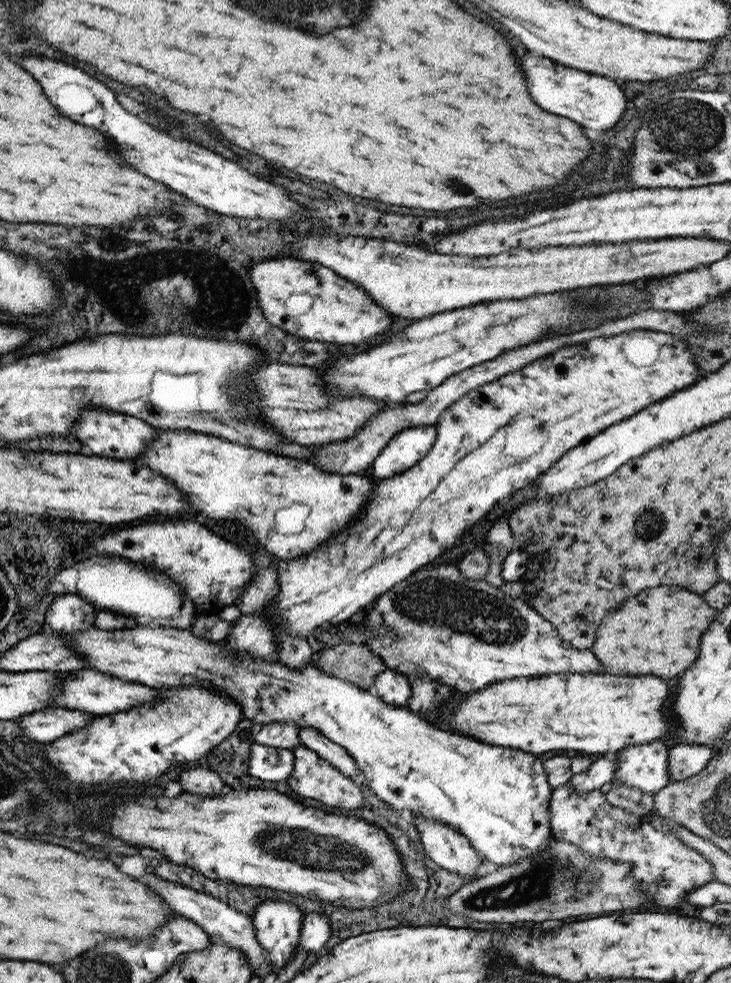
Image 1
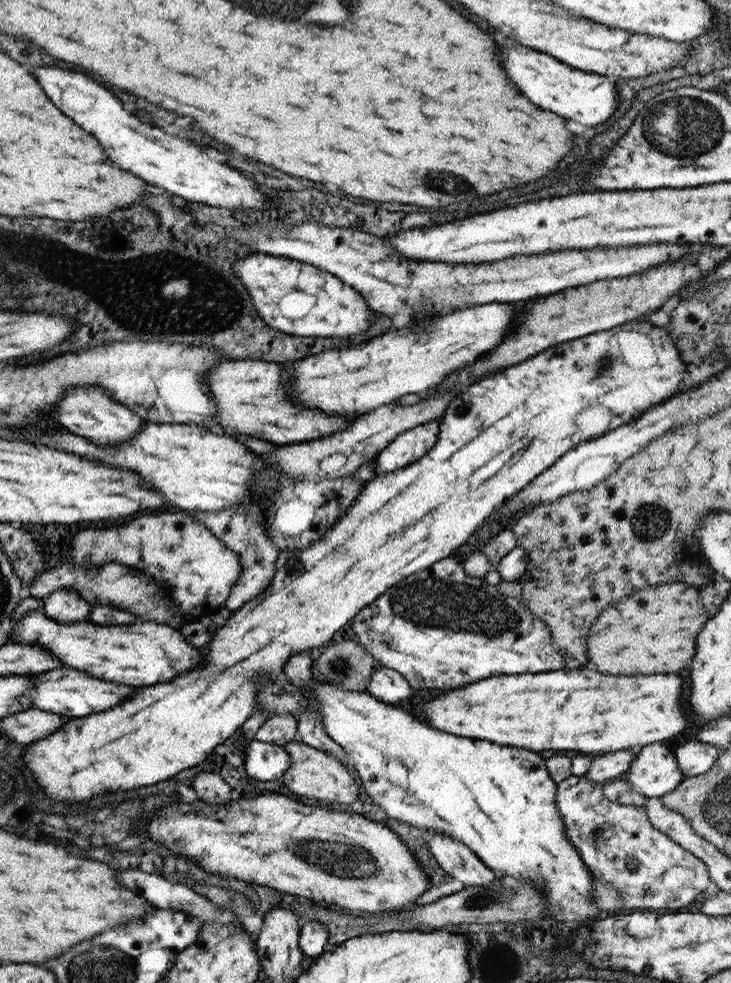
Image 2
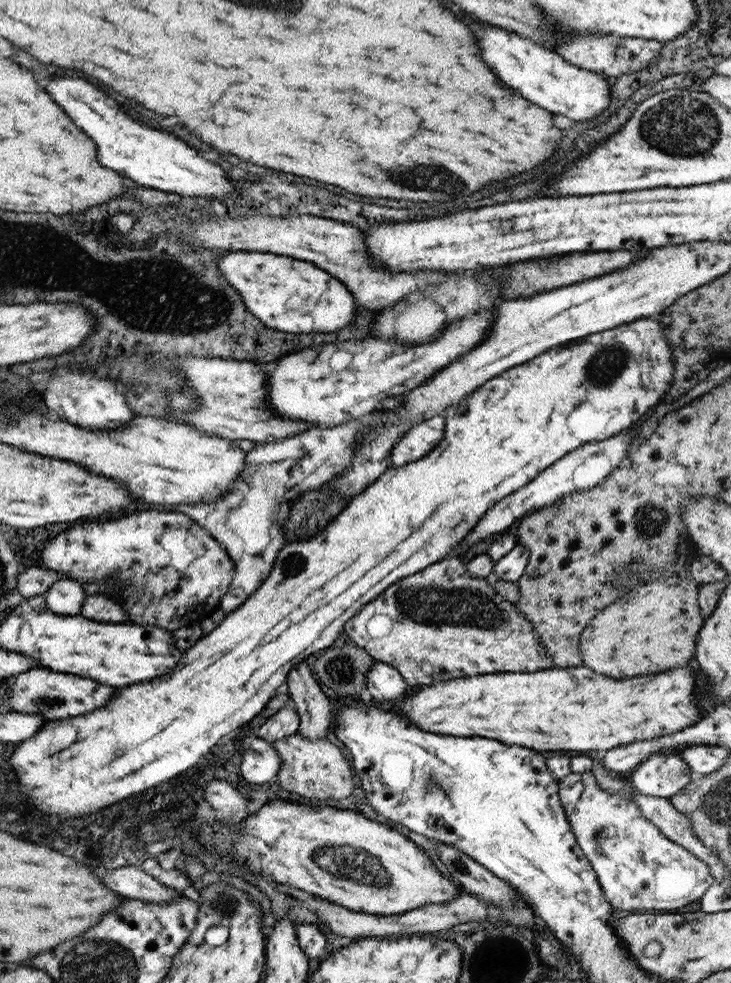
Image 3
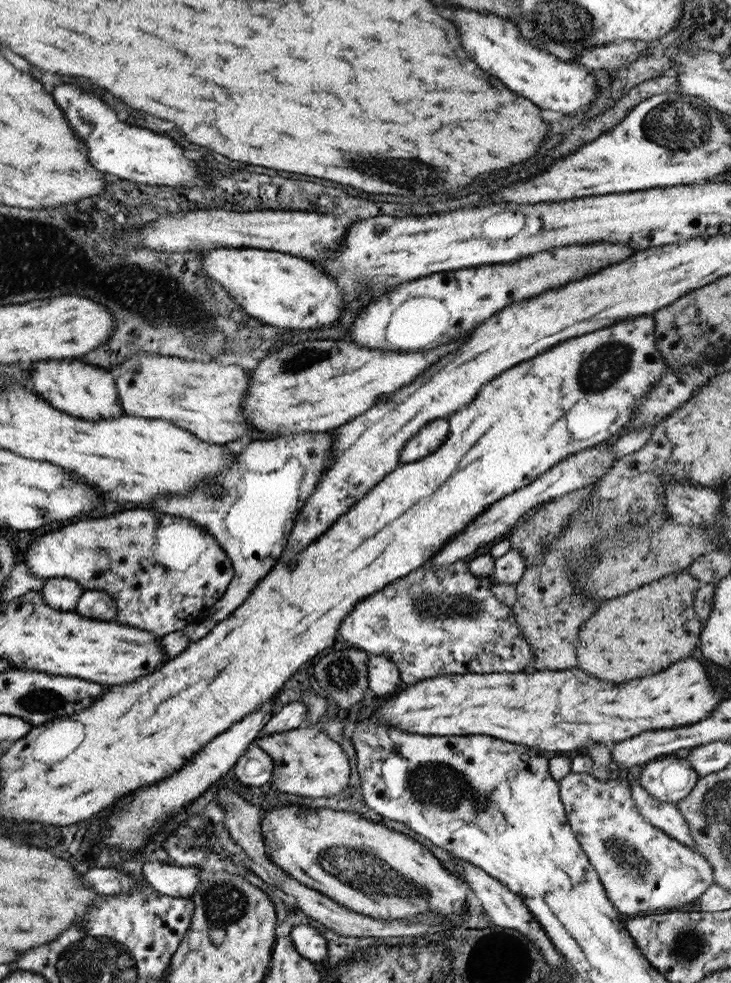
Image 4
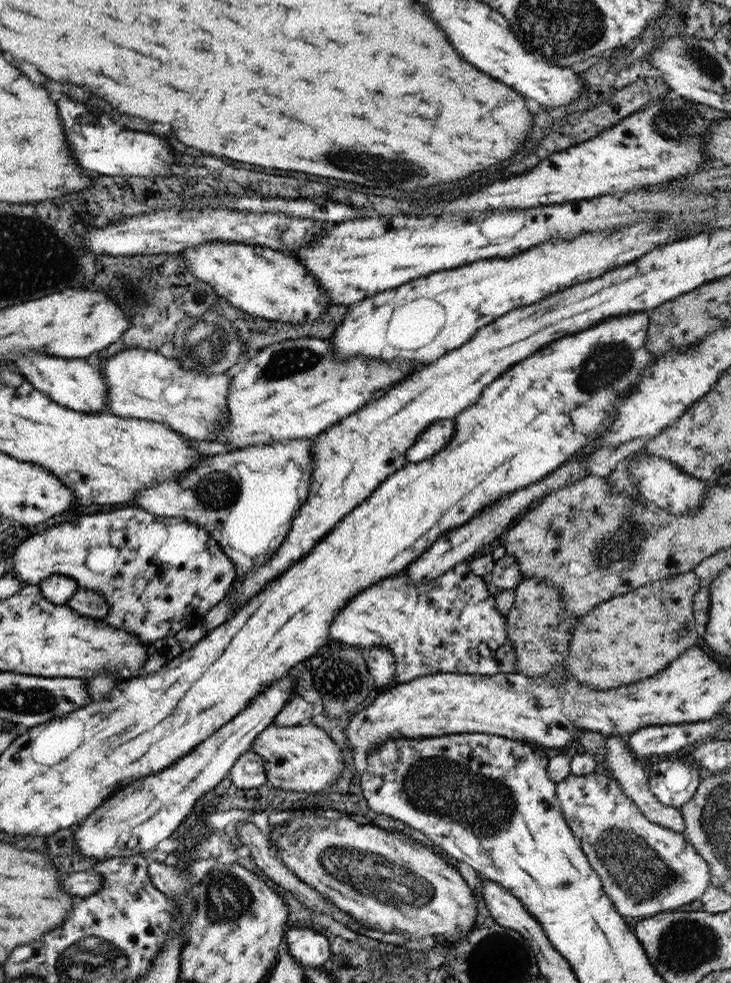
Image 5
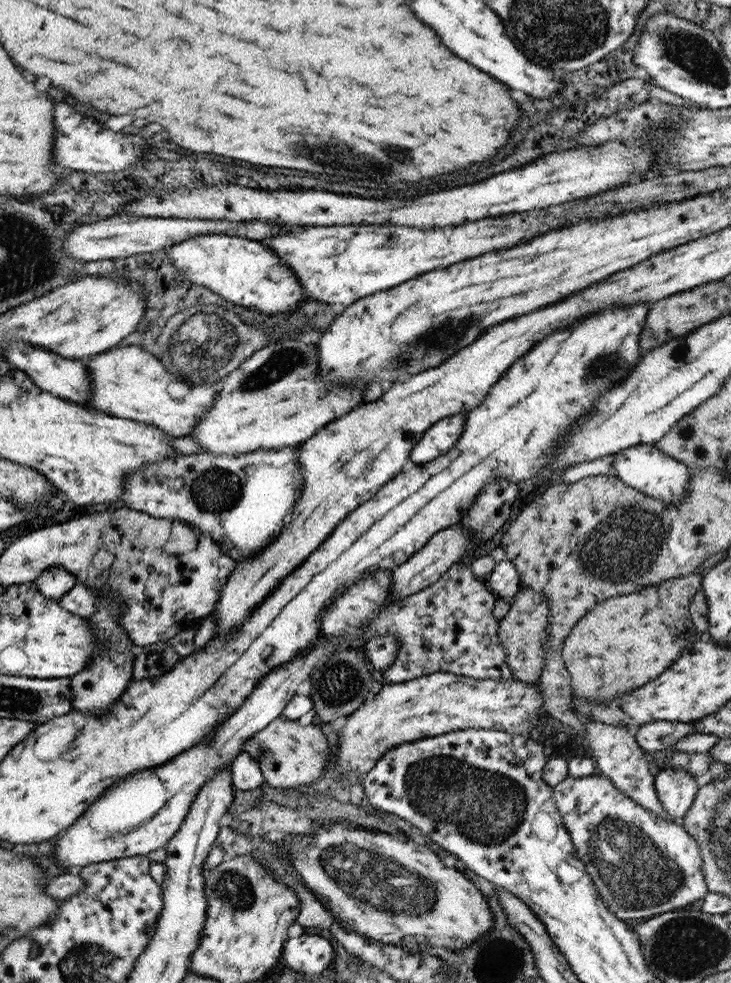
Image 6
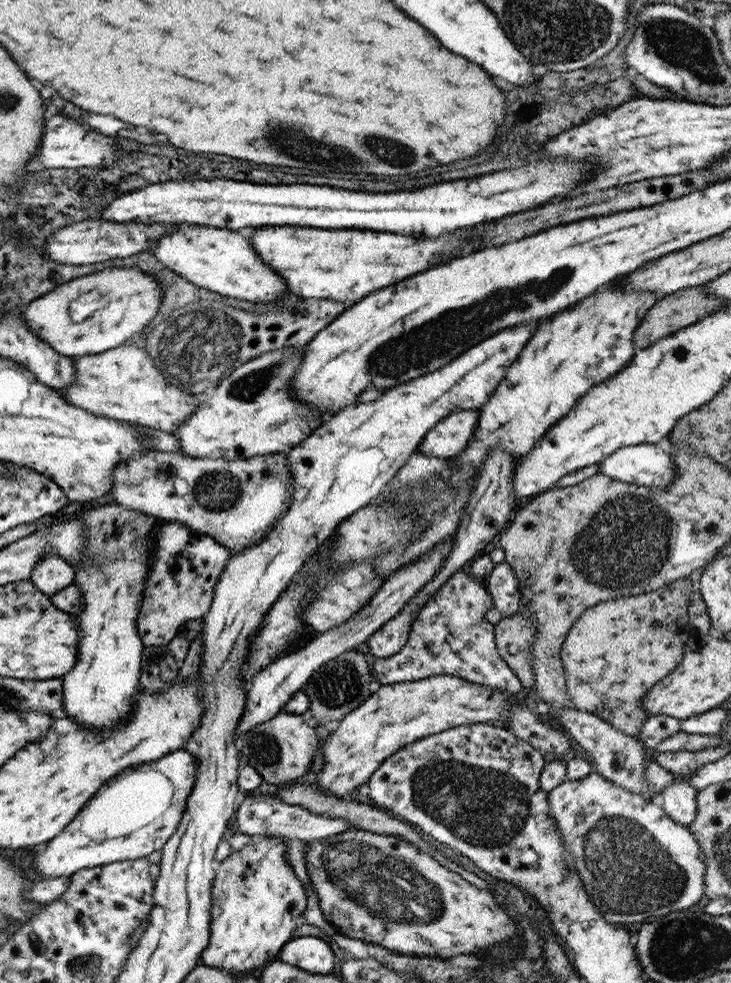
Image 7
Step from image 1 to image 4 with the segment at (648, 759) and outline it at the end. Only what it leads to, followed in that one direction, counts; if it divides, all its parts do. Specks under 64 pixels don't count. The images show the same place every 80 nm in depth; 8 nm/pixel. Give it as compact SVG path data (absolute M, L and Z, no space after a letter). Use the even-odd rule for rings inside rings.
M676 755L647 761L637 776L638 783L645 792L660 801L673 804L690 793L698 778L686 759Z

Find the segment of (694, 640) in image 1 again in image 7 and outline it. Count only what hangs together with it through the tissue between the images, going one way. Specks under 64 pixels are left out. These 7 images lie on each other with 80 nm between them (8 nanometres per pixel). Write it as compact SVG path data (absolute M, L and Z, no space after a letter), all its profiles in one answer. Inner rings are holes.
M677 579L651 592L598 602L586 608L575 619L560 648L566 695L575 709L590 712L613 728L638 740L640 726L647 718L642 704L639 706L639 696L679 664L683 645L689 638L689 630L692 629L686 608L695 587L691 580Z

